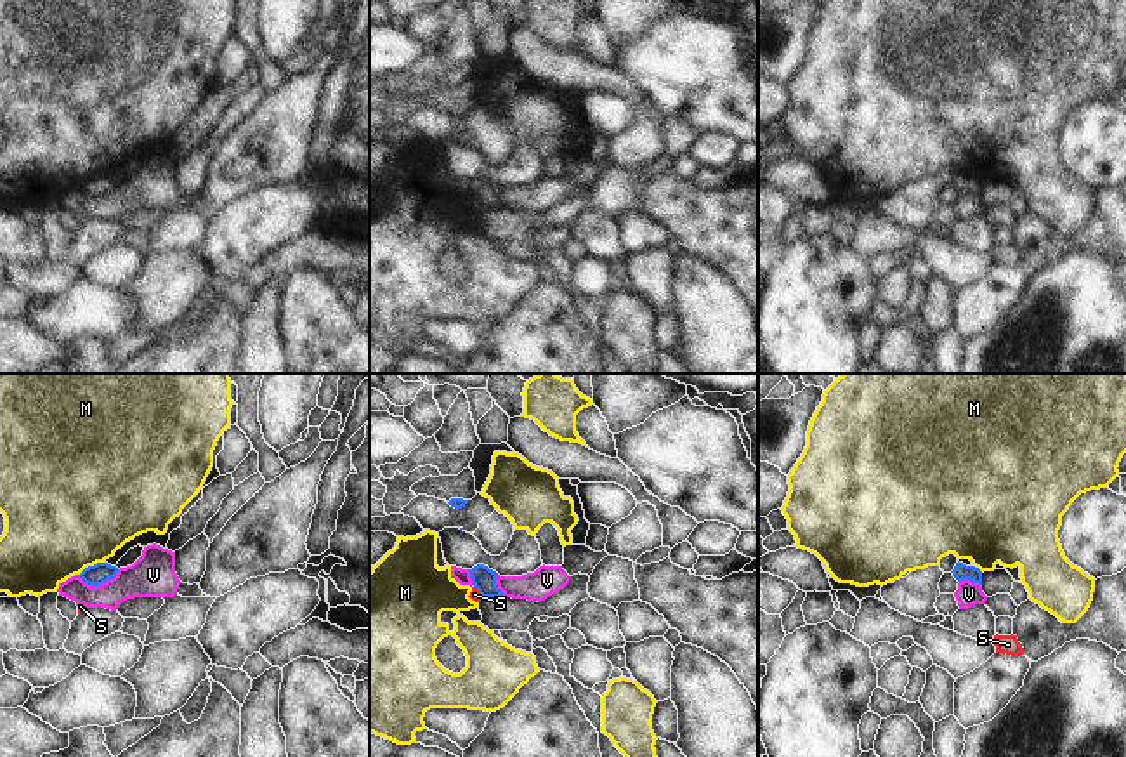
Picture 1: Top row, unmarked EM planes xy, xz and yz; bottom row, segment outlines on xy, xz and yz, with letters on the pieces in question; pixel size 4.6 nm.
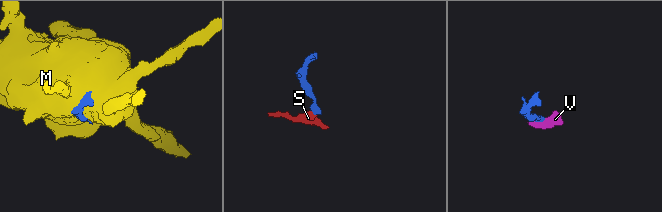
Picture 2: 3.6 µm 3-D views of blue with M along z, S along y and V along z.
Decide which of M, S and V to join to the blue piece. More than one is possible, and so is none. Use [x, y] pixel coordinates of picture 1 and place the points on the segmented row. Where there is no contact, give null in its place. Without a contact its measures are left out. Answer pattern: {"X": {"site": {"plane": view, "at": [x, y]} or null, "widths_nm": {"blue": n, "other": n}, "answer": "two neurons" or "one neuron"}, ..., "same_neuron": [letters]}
{"M": {"site": {"plane": "xy", "at": [91, 566]}, "widths_nm": {"blue": 100, "other": 500}, "answer": "two neurons"}, "S": {"site": {"plane": "xz", "at": [479, 592]}, "widths_nm": {"blue": 110, "other": 50}, "answer": "two neurons"}, "V": {"site": {"plane": "xy", "at": [98, 584]}, "widths_nm": {"blue": 100, "other": 190}, "answer": "two neurons"}, "same_neuron": []}

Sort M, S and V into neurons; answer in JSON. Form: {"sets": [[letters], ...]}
{"sets": [["M"], ["S"], ["V"]]}

